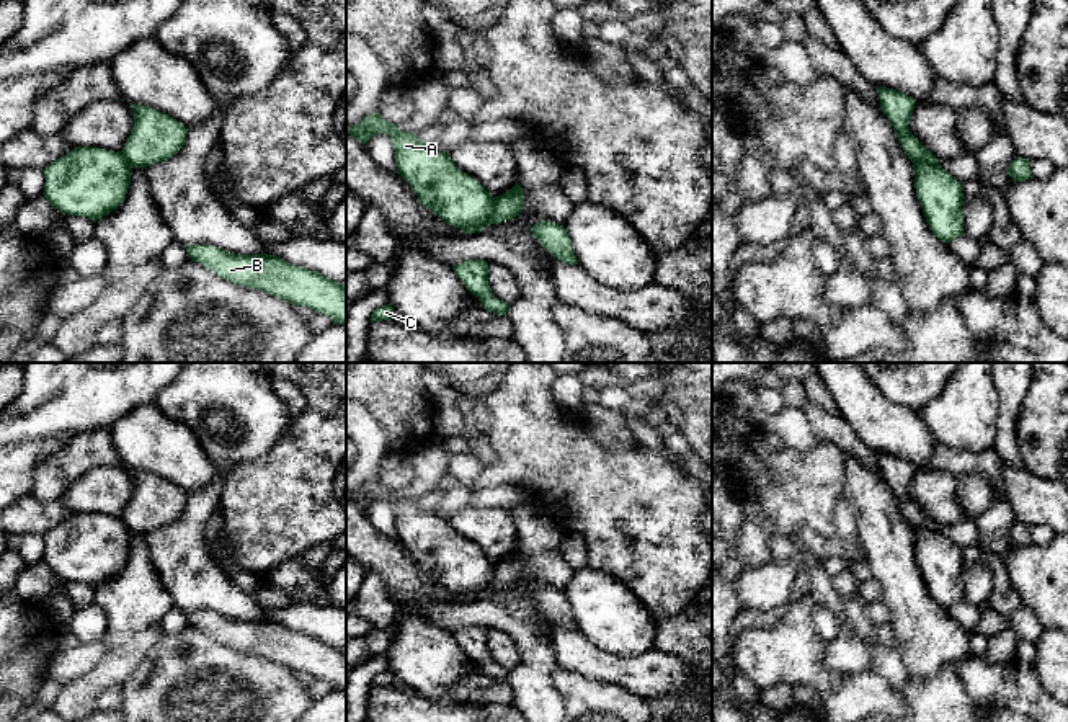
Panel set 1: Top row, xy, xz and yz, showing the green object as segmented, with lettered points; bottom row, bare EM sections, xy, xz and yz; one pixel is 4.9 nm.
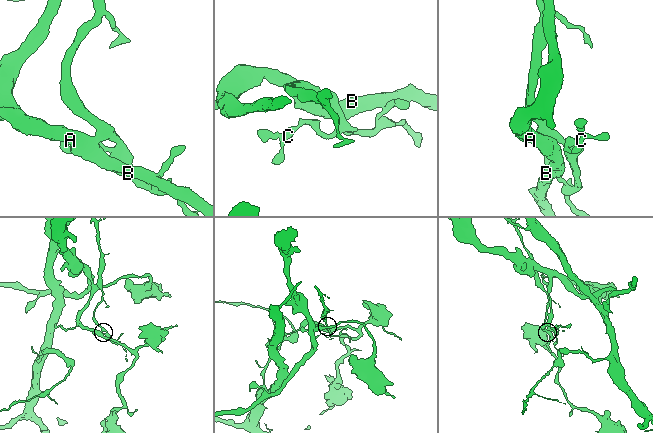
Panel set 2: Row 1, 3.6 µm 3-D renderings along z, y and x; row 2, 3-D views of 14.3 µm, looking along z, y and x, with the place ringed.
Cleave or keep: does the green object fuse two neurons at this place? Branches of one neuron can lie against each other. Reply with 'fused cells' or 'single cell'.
fused cells

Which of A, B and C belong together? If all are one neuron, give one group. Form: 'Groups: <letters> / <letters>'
Groups: A B / C

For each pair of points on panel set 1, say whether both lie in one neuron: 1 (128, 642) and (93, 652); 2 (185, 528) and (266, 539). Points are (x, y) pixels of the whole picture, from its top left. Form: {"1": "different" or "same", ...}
{"1": "different", "2": "different"}

